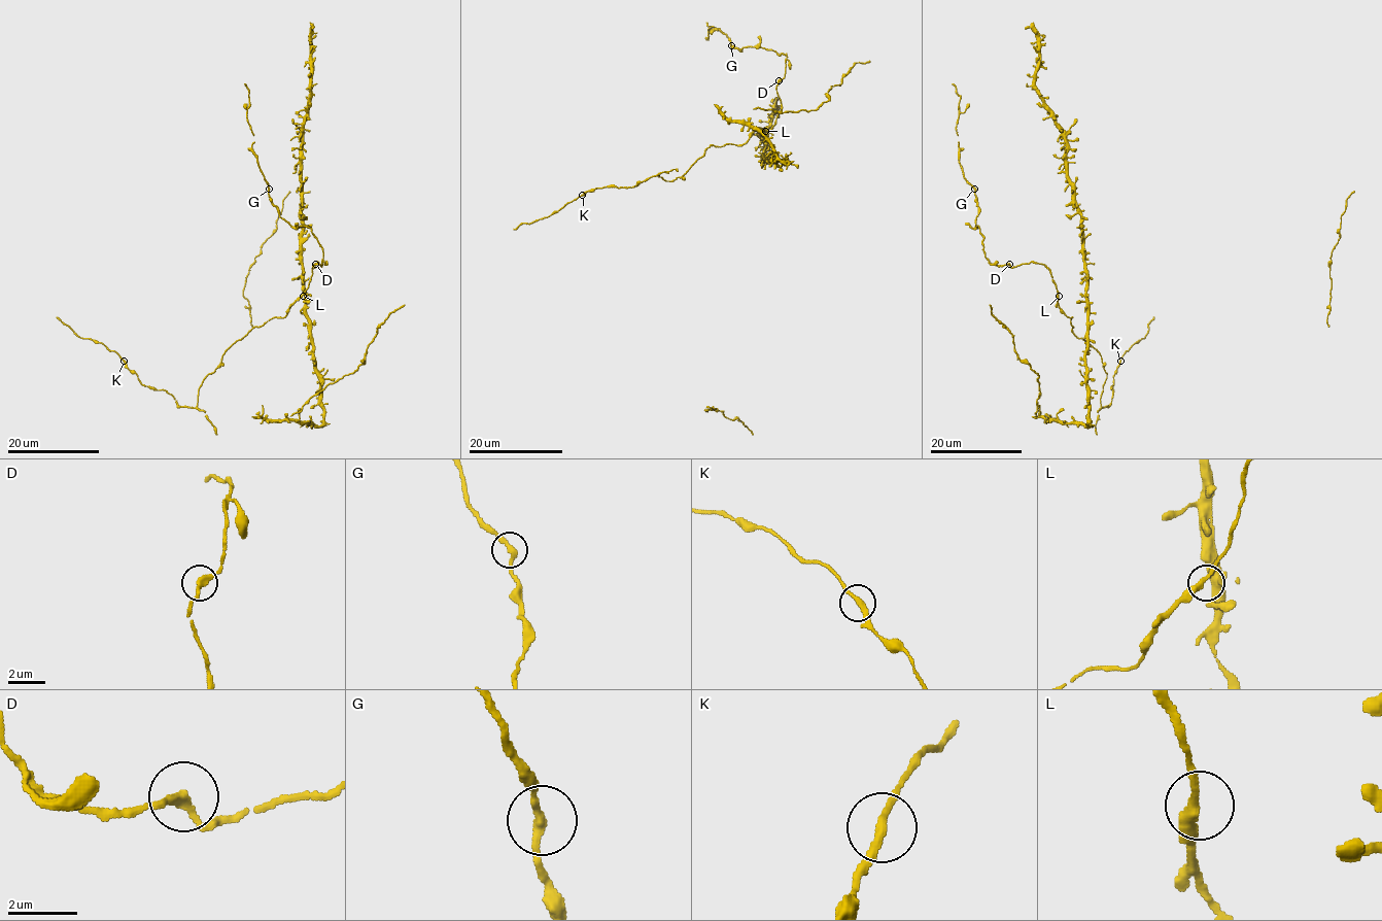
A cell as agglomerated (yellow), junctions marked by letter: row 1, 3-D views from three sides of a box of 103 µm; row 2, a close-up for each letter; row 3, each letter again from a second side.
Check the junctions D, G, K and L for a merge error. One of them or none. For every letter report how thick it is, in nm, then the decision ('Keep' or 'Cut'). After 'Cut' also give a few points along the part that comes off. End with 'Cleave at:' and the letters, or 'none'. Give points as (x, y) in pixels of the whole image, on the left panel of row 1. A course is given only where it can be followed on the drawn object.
D: Thickness 280 nm. Keep
G: Thickness 240 nm. Keep
K: Thickness 260 nm. Keep
L: Thickness 280 nm. Keep
Cleave at: none

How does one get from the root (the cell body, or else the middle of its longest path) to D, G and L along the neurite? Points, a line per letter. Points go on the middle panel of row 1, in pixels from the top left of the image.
D: (734, 144), (743, 145), (756, 130), (769, 130), (775, 125), (781, 109), (776, 90), (779, 80)
G: (734, 144), (743, 145), (756, 130), (775, 125), (781, 109), (776, 86), (785, 76), (787, 56), (731, 45)
L: (734, 144), (743, 145), (756, 130), (765, 131)

